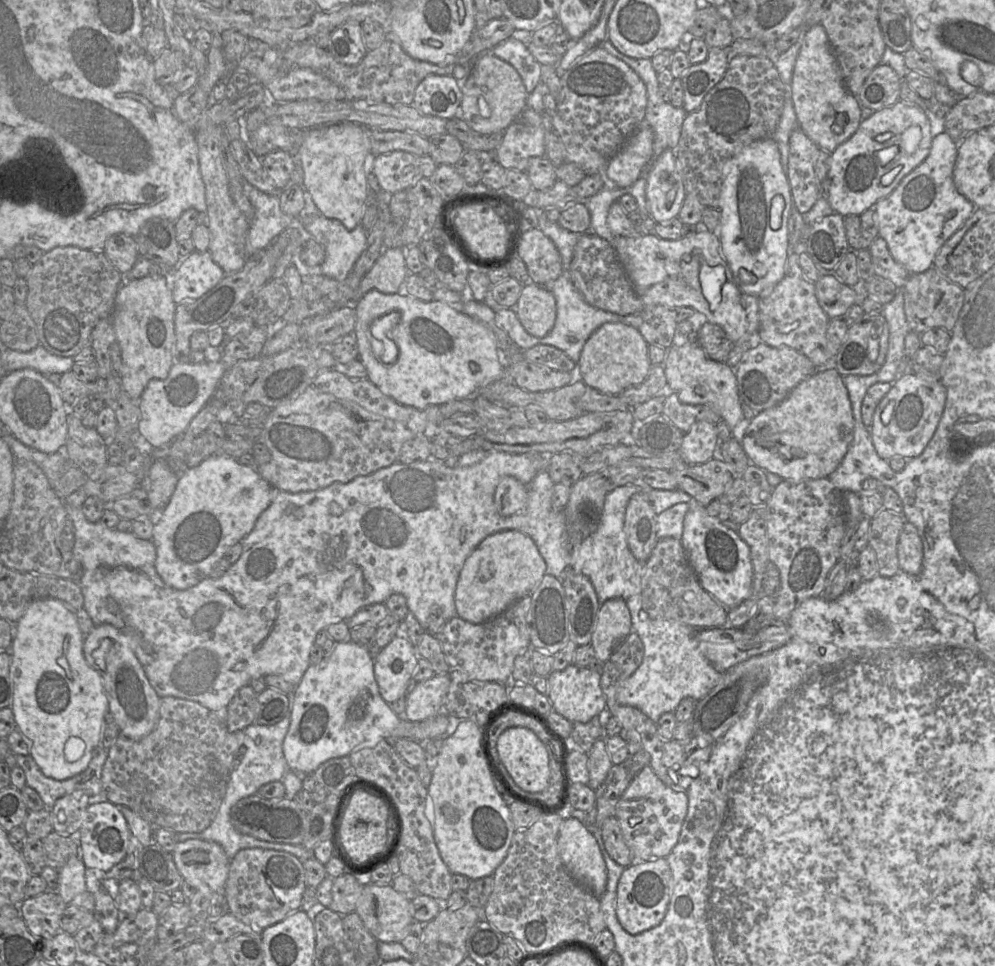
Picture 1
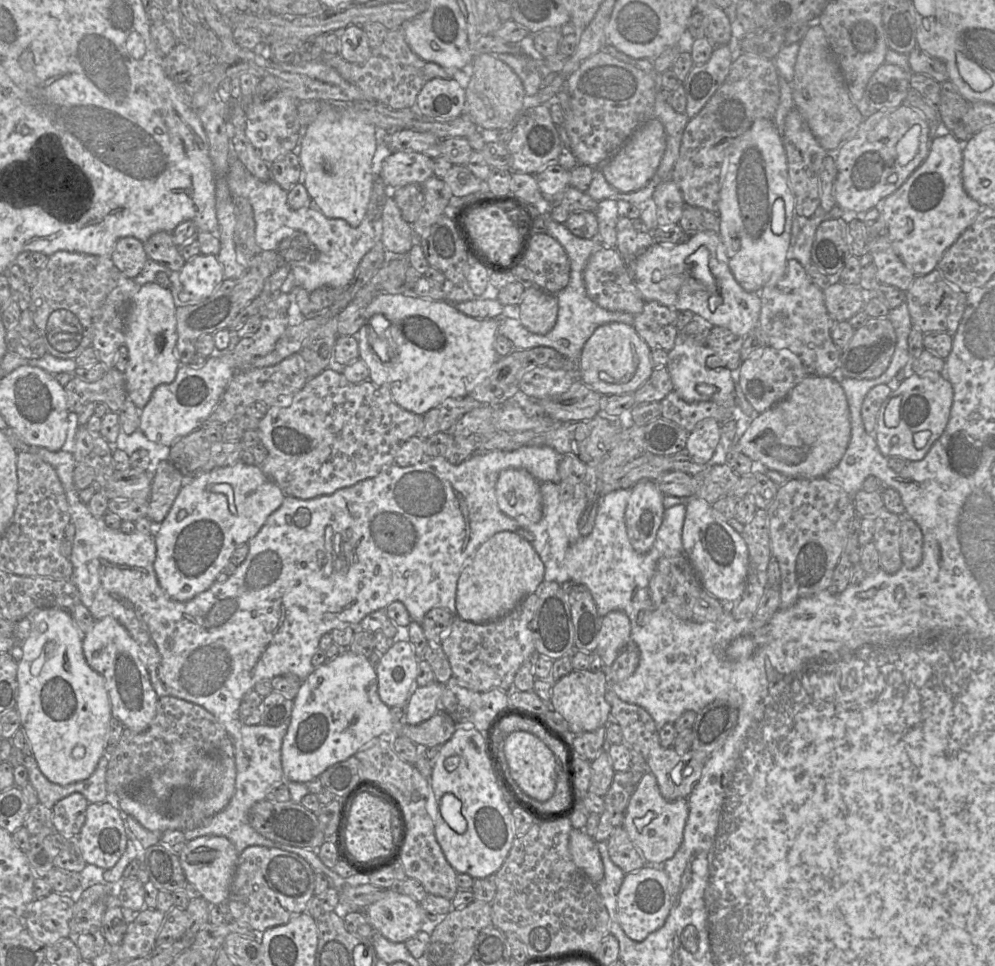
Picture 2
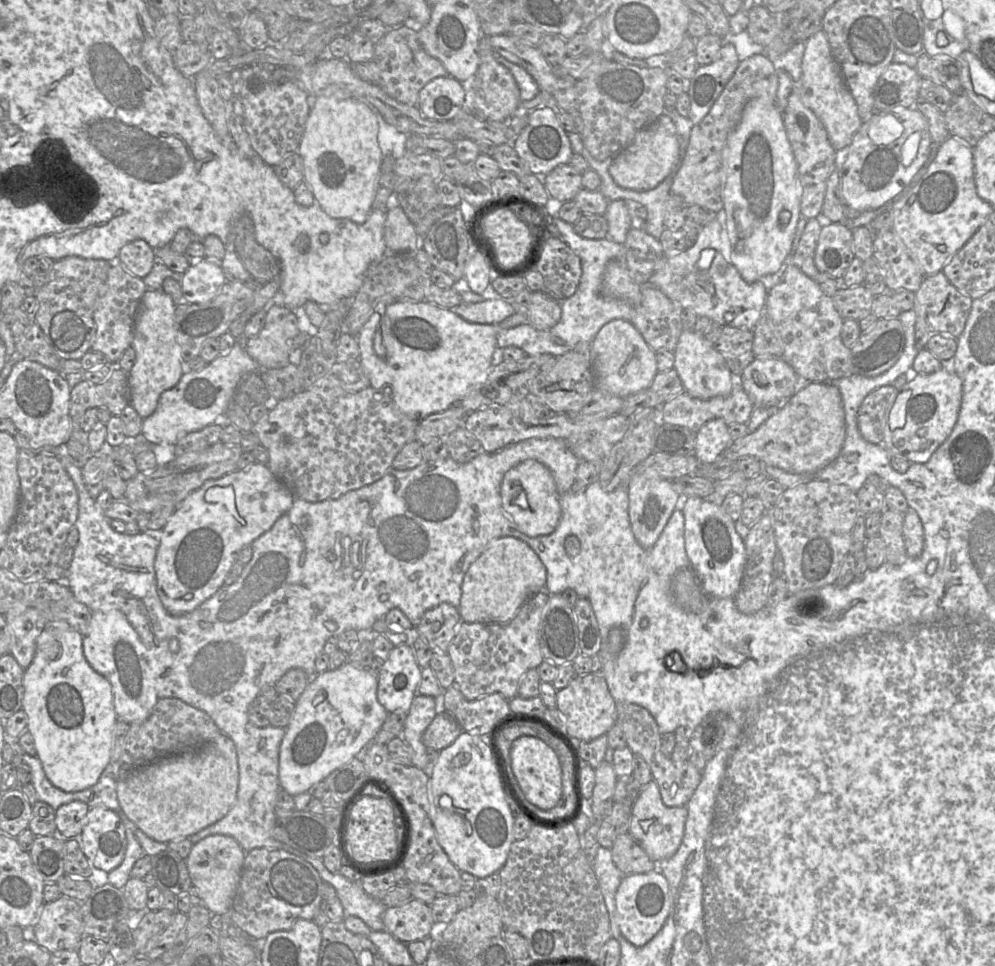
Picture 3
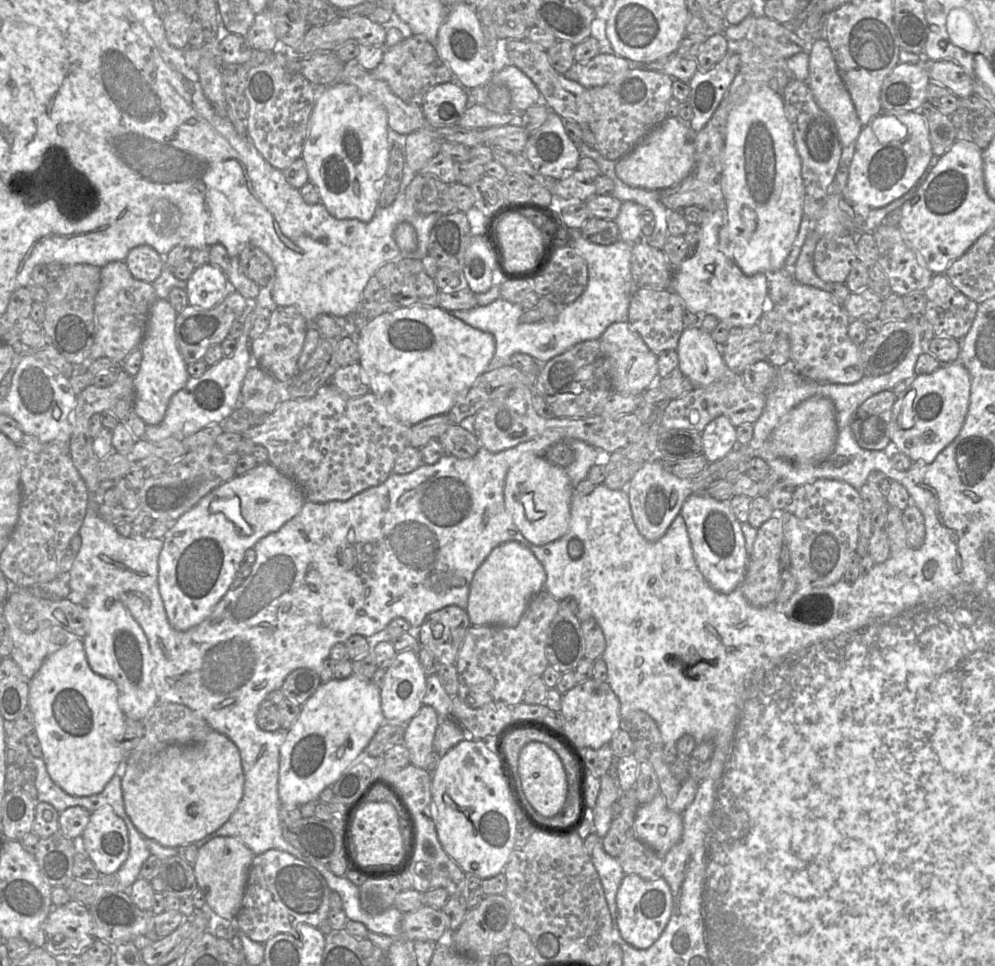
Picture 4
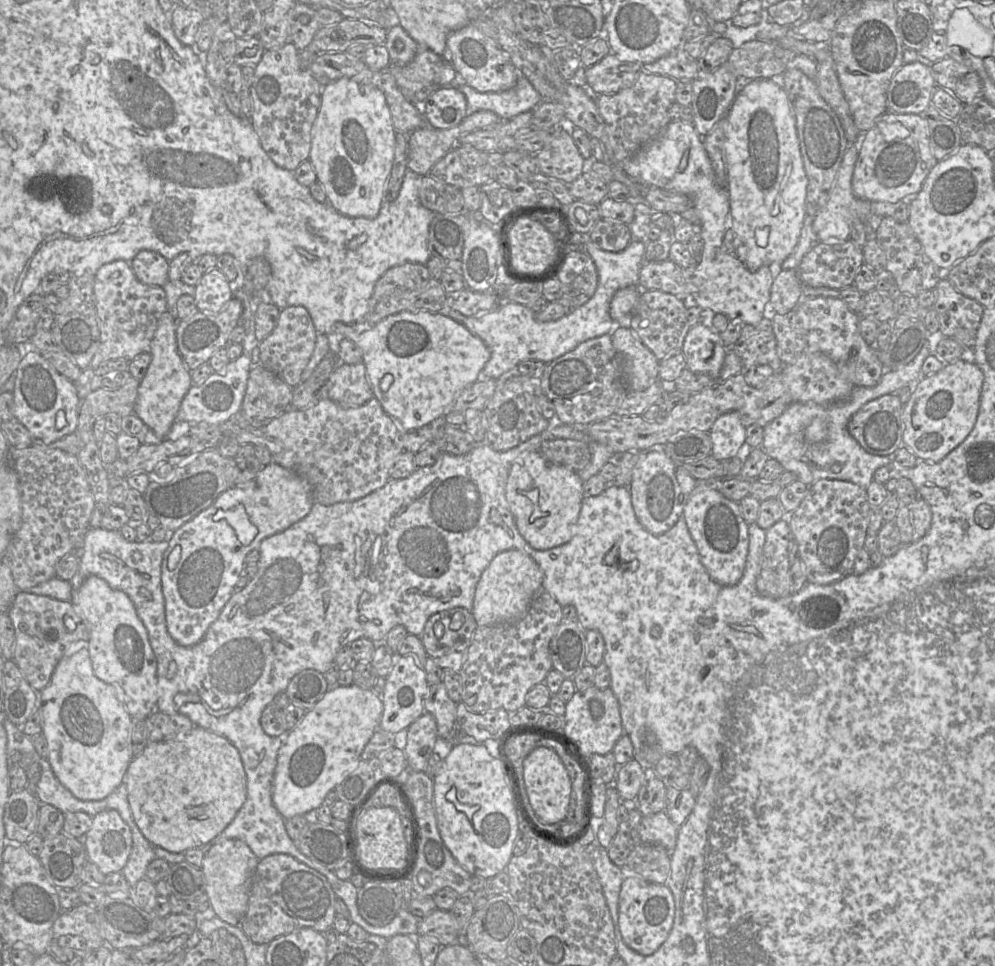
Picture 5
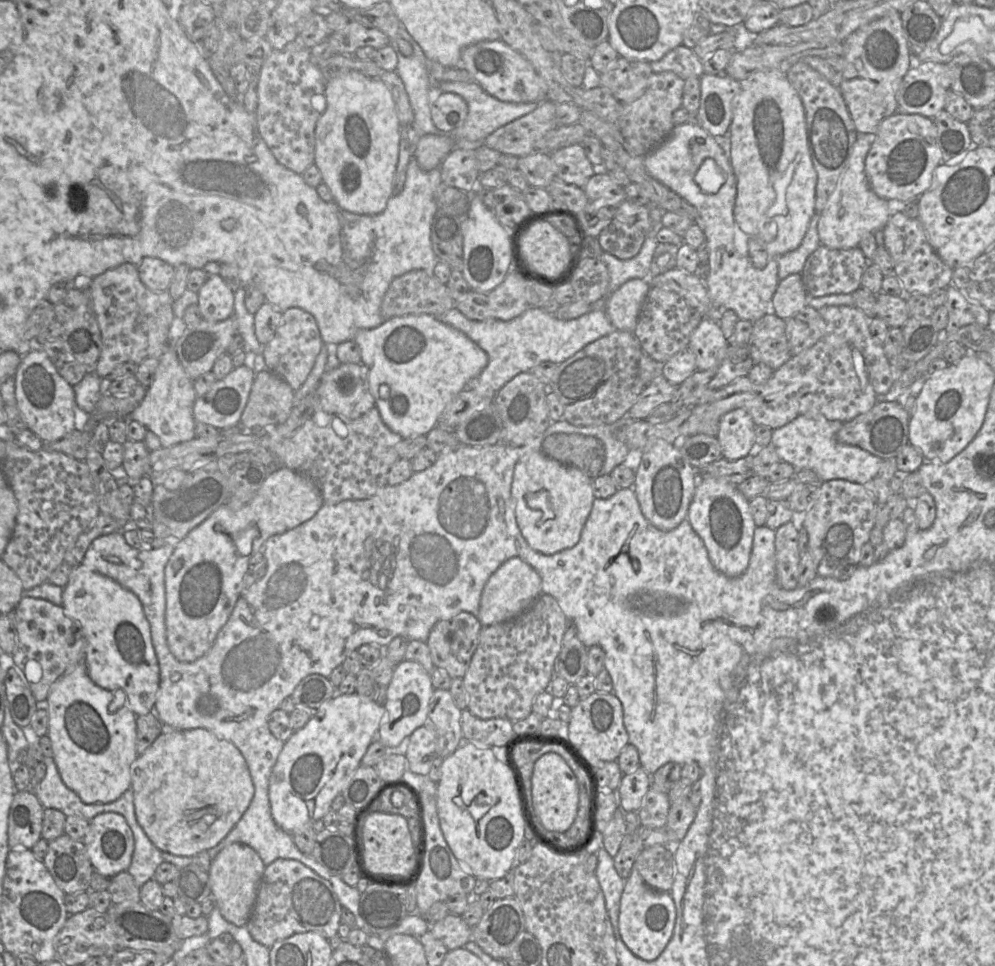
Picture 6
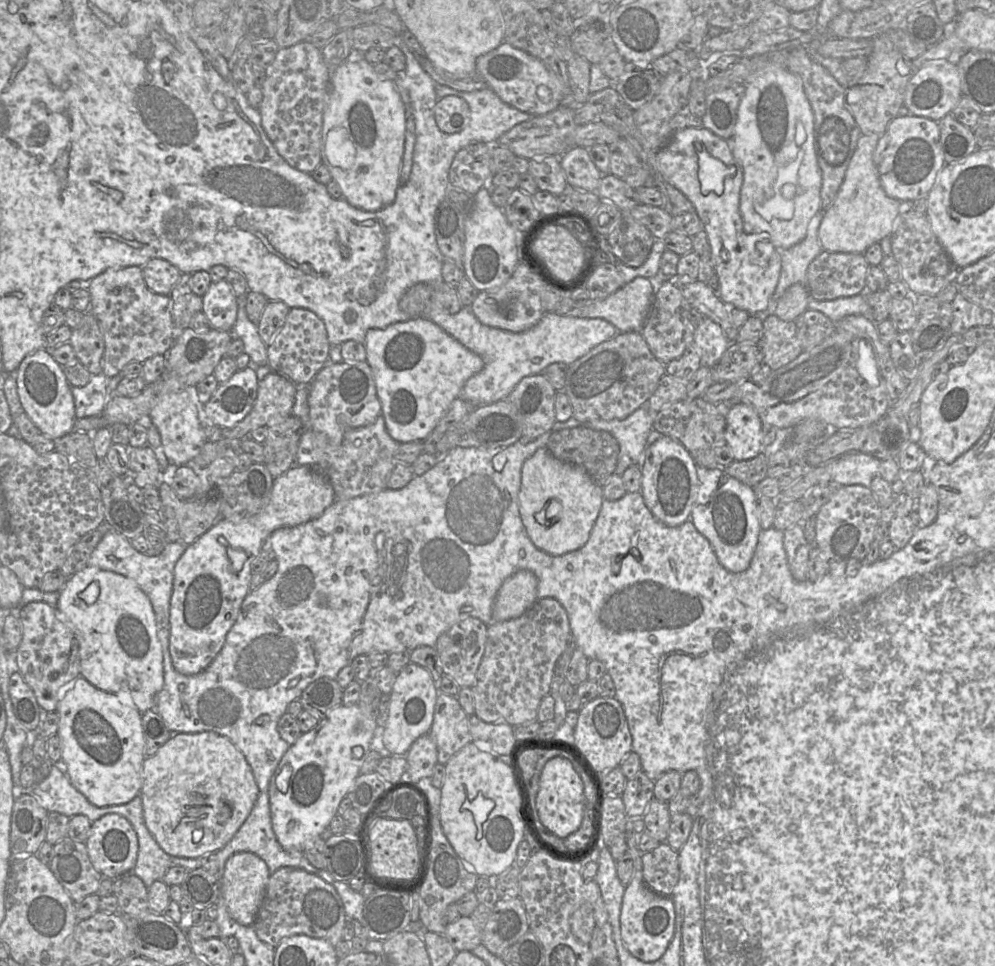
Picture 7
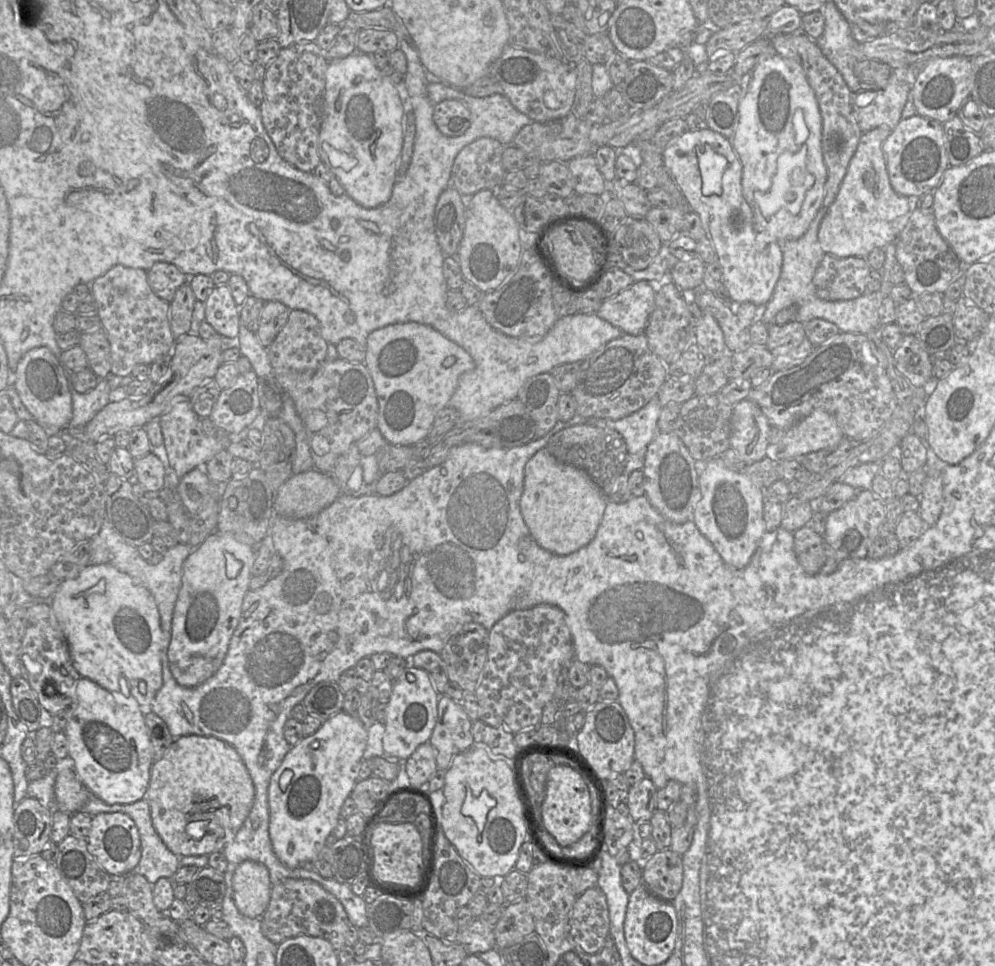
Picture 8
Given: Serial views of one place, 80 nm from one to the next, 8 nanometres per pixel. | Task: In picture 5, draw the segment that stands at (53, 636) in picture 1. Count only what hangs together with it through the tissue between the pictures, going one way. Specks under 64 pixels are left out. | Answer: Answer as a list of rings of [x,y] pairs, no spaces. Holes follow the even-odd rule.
[[[87,647],[57,664],[49,684],[39,692],[48,758],[54,775],[77,799],[102,800],[123,781],[132,760],[132,717],[116,697],[115,686],[97,678]]]

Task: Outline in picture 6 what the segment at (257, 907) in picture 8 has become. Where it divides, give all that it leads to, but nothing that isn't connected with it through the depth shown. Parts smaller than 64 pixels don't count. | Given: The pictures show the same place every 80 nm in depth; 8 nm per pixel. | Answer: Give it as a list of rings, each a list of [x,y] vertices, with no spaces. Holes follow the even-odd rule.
[[[239,842],[224,847],[212,859],[208,871],[212,896],[227,921],[237,926],[247,924],[264,870],[265,865],[259,854],[252,847]]]

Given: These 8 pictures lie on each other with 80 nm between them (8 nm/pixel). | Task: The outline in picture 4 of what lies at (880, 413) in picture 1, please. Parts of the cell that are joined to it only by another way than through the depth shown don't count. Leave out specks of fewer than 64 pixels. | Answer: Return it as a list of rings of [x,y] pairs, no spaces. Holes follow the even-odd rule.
[[[959,362],[943,364],[930,374],[914,376],[892,408],[890,438],[914,463],[931,463],[959,434],[968,414],[971,377]]]

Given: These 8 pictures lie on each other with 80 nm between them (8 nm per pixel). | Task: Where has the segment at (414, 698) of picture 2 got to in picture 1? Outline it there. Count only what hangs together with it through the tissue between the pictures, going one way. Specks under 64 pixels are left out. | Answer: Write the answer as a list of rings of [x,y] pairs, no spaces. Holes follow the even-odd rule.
[[[435,674],[428,680],[413,684],[406,699],[406,719],[411,722],[423,721],[441,712],[449,685],[449,674]]]

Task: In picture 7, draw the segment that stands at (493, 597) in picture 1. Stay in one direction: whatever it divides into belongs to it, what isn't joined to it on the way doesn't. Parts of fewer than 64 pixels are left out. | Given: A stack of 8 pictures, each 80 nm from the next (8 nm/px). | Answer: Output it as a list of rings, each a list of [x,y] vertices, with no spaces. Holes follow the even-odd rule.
[[[520,570],[507,578],[495,597],[492,622],[511,620],[525,613],[537,600],[536,576],[528,570]]]

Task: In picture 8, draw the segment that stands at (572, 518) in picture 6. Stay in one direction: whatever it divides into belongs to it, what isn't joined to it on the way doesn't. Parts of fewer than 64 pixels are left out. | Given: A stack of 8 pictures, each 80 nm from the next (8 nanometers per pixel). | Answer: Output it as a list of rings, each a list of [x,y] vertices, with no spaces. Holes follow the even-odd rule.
[[[545,447],[525,464],[521,512],[536,542],[552,554],[567,556],[586,547],[597,534],[607,503],[584,469],[559,462]]]

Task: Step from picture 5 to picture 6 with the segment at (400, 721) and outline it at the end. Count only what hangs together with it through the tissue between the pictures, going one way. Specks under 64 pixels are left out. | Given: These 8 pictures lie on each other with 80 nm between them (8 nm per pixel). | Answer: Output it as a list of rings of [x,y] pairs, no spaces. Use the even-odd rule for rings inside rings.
[[[406,659],[397,664],[387,686],[385,713],[375,739],[379,739],[389,748],[400,745],[414,730],[428,722],[428,710],[433,692],[430,674],[421,664]]]

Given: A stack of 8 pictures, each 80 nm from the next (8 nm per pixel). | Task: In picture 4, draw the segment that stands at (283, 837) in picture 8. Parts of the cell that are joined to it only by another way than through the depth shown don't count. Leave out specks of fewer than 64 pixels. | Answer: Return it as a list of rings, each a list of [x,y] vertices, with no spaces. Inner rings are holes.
[[[355,675],[322,683],[301,706],[301,712],[287,732],[279,751],[278,796],[282,804],[300,806],[318,800],[319,794],[331,787],[363,752],[385,718],[381,709],[380,688],[372,681]]]

